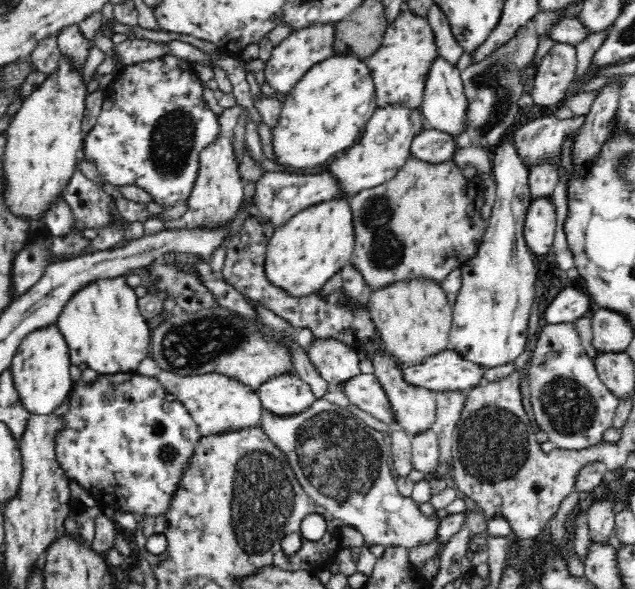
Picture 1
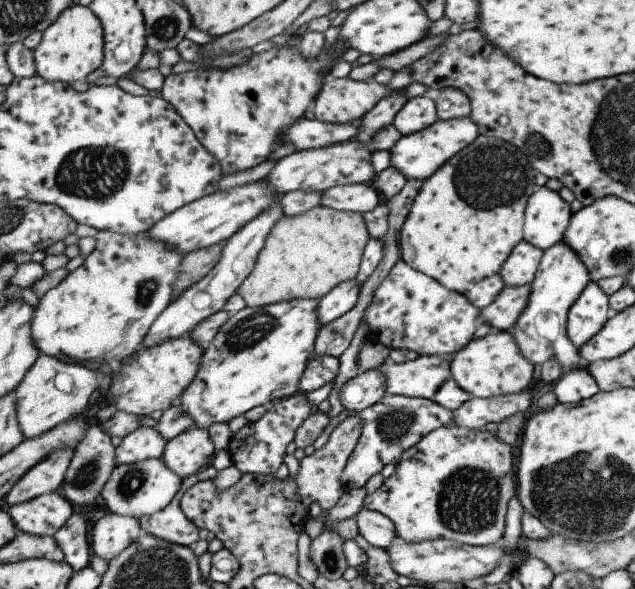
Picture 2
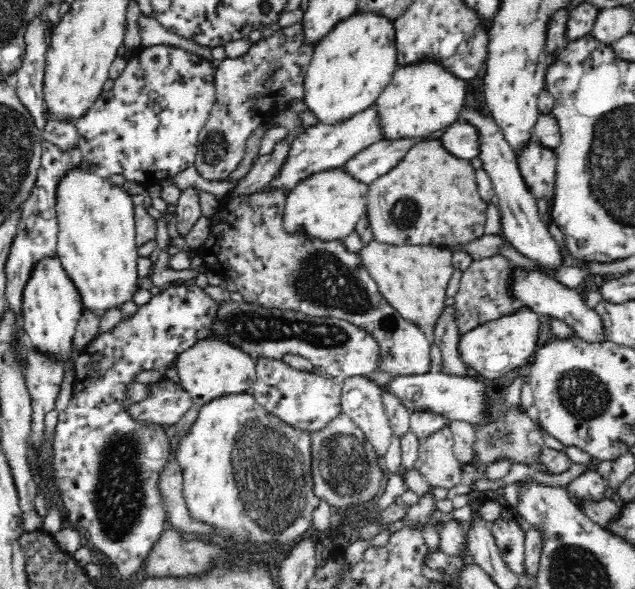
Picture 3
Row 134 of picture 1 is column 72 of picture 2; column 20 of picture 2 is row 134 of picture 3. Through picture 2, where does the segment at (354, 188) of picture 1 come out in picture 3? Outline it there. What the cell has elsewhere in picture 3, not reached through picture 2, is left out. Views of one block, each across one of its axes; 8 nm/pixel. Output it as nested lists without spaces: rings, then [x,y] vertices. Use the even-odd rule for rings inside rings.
[[[430,59],[408,66],[398,66],[392,81],[379,94],[376,105],[384,127],[384,140],[424,138],[433,130],[446,129],[458,121],[468,100],[468,82],[451,72],[445,64]]]

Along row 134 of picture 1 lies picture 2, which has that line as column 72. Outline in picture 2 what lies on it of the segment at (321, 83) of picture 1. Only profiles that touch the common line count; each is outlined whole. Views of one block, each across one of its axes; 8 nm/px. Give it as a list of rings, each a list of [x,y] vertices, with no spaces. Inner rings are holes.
[[[101,230],[96,238],[95,252],[87,256],[84,263],[63,282],[39,298],[33,312],[31,334],[39,352],[51,358],[65,354],[67,359],[77,363],[106,361],[113,368],[119,368],[129,356],[138,352],[157,318],[175,300],[173,284],[179,278],[184,256],[177,250],[171,250],[165,242],[153,242],[147,231],[127,235]]]

